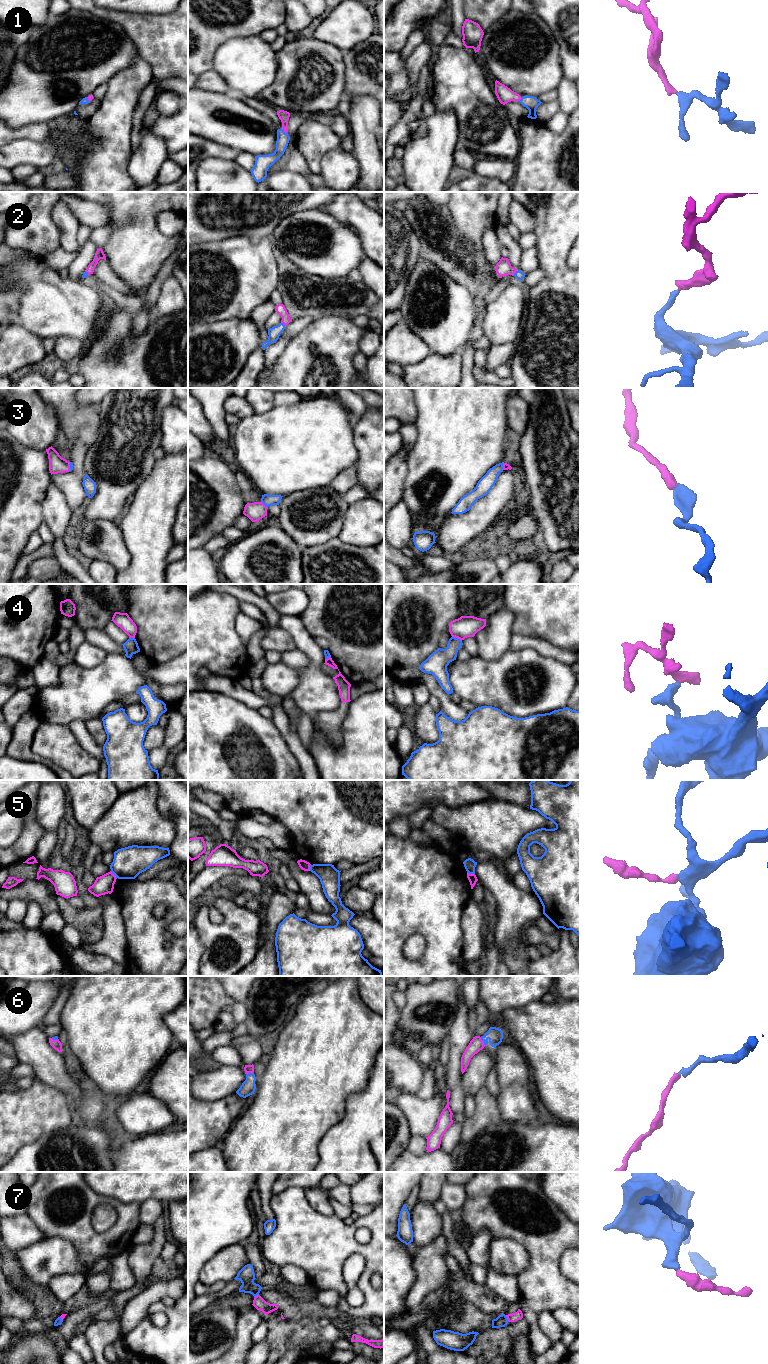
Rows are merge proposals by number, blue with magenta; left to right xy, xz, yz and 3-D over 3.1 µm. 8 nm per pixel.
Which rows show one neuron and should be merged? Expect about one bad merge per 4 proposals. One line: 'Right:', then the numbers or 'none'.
Right: 1, 2, 3, 6, 7

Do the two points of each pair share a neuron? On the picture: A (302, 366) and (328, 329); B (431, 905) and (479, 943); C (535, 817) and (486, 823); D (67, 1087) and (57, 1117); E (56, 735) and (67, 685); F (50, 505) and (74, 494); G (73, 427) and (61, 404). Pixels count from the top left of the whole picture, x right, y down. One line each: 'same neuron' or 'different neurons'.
A: same neuron
B: different neurons
C: same neuron
D: different neurons
E: different neurons
F: different neurons
G: same neuron

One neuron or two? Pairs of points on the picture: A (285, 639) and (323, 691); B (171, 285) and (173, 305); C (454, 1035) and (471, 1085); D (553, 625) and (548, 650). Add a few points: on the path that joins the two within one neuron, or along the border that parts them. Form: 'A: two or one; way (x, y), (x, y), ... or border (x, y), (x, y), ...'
A: two; border (282, 627), (290, 634), (296, 647)
B: one; way (171, 290), (172, 300)
C: two; border (462, 1074), (462, 1089), (466, 1095)
D: two; border (527, 635), (542, 637), (555, 645), (569, 650)

